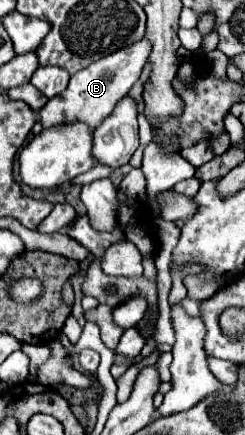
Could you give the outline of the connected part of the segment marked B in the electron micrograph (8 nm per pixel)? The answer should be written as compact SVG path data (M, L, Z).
M138 40L130 46L124 46L104 58L100 58L98 62L90 64L88 68L76 72L72 78L70 78L70 84L68 88L58 96L58 102L56 102L56 96L50 98L46 102L46 106L40 110L40 122L44 128L54 128L54 126L60 126L60 124L70 124L70 122L84 122L90 126L90 130L98 128L114 110L114 106L128 94L128 90L136 84L136 80L140 78L142 74L142 68L144 64L148 62L150 58L150 52L152 52L152 44L150 40Z

